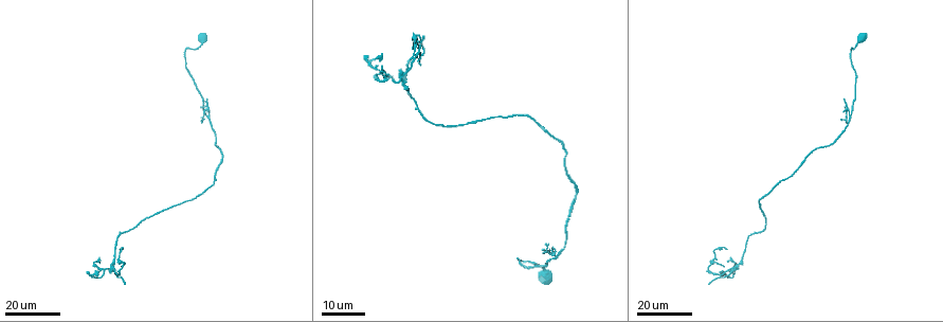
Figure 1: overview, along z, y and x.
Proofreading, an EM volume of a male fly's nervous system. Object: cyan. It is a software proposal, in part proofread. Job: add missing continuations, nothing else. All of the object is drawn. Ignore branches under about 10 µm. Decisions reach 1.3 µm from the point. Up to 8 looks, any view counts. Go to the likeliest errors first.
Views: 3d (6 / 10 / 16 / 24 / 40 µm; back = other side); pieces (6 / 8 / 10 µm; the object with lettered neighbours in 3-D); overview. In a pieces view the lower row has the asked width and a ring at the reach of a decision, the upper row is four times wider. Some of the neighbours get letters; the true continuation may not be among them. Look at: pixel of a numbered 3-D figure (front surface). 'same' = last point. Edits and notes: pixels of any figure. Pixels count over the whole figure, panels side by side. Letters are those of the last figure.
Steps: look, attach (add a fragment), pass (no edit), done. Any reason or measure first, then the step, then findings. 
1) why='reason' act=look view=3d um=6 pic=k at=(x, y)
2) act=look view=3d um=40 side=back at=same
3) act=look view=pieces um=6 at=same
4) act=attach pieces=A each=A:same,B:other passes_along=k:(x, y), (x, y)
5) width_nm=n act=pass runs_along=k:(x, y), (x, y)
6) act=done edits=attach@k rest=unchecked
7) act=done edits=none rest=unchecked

act=look view=3d um=16 pic=1 at=(123, 282)

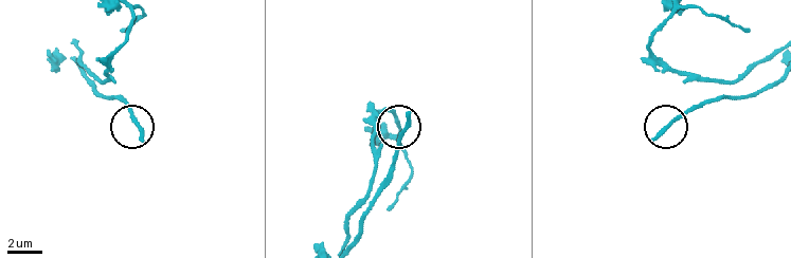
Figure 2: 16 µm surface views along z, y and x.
why='what lies round it' act=look view=pieces um=6 pic=2 at=(408, 115)

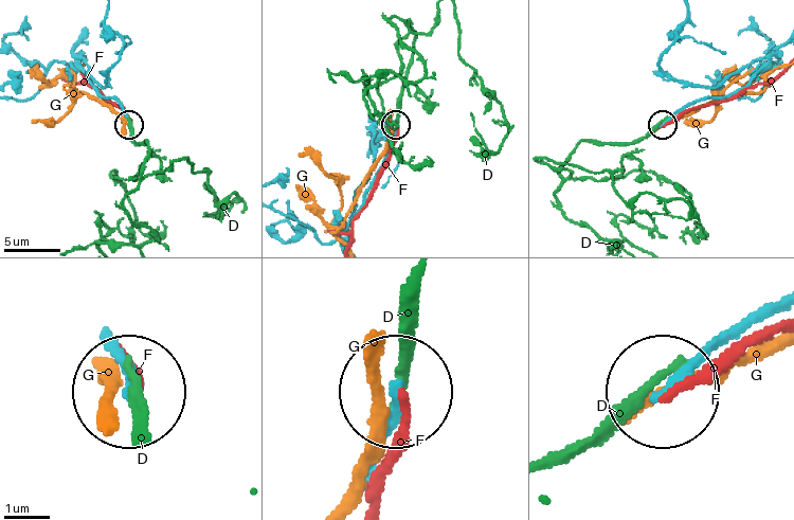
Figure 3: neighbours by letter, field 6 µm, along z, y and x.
act=pass each=D:other,F:other,G:other runs_along=3:(769, 306), (670, 393) found='no lettered fragment goes on from it'

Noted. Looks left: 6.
why='end of a long branch' act=look view=3d um=16 pic=1 at=(420, 65)

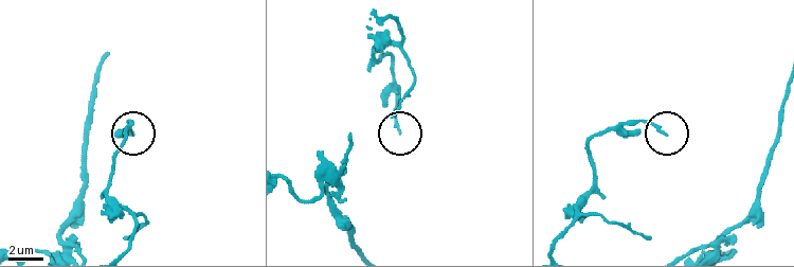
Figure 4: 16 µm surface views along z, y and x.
act=look view=3d um=10 pic=4 at=(133, 132)

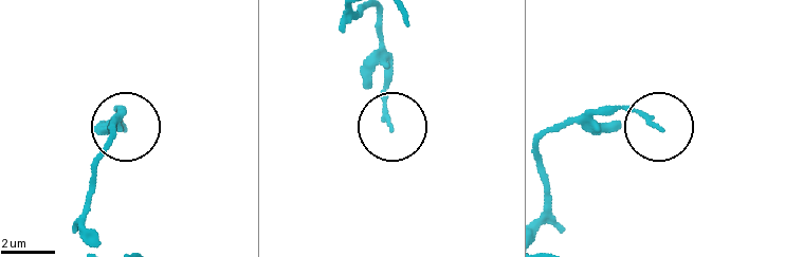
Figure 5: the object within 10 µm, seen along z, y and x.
why='see the neighbours' act=look view=pieces um=8 pic=5 at=(394, 130)

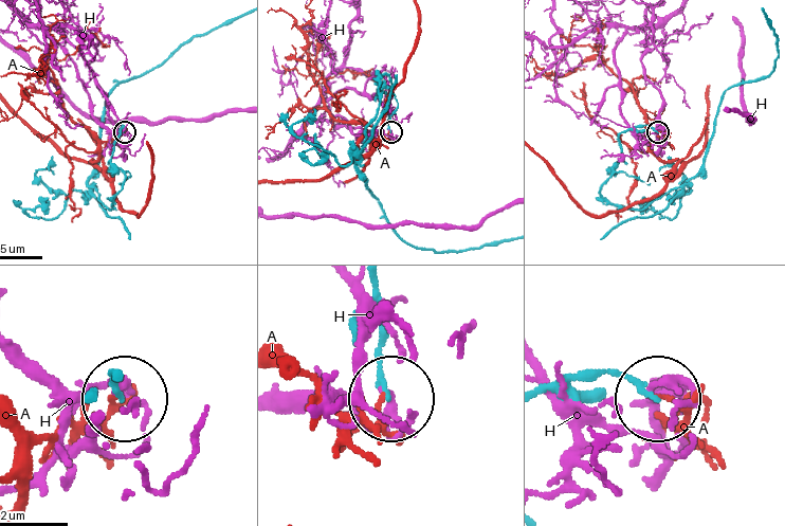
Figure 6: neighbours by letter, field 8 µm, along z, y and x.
act=pass each=A:other,H:other found='no lettered fragment goes on from it'

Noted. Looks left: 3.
why='an open end' act=look view=3d um=24 pic=1 at=(729, 261)

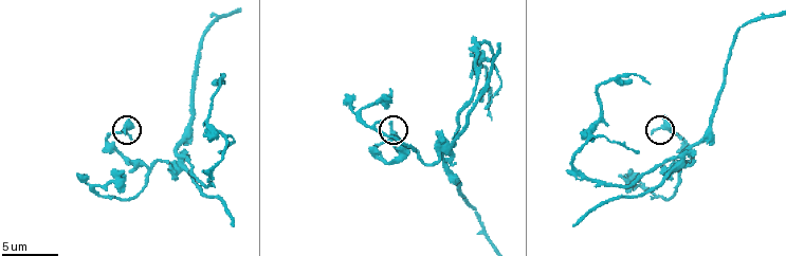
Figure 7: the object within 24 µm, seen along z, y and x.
act=look view=pieces um=10 pic=7 at=(392, 122)

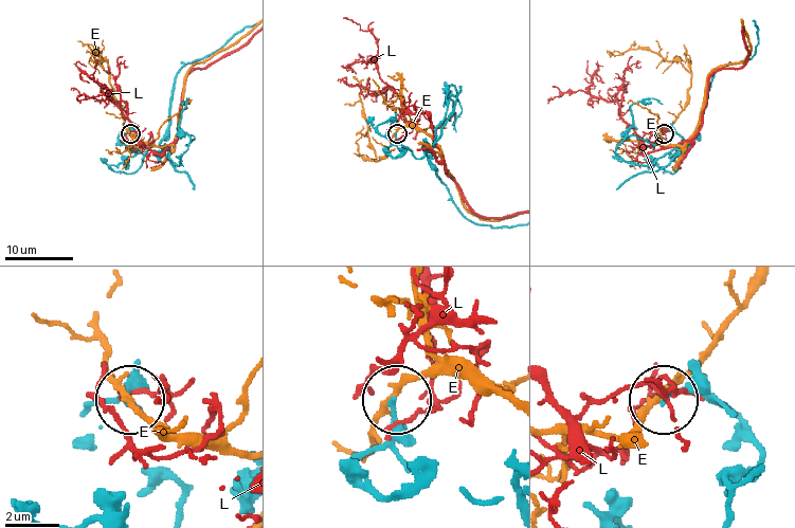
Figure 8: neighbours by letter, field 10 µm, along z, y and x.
width_nm=180 act=pass each=E:other,L:other runs_along=8:(437, 173), (427, 150), (390, 156), (396, 132) found='none of them fits'

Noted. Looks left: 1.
why='branch stops here' act=look view=pieces um=10 pic=7 at=(347, 96)

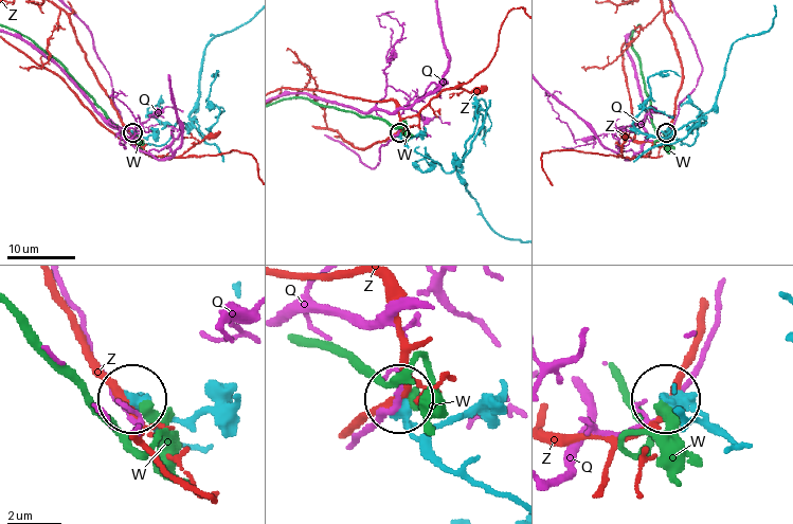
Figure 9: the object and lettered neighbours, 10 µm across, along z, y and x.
act=pass each=Q:other,W:other,Z:other runs_along=9:(515, 502), (460, 476), (418, 436), (400, 404) found='none of them fits'

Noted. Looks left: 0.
act=done edits=none rest=unchecked

